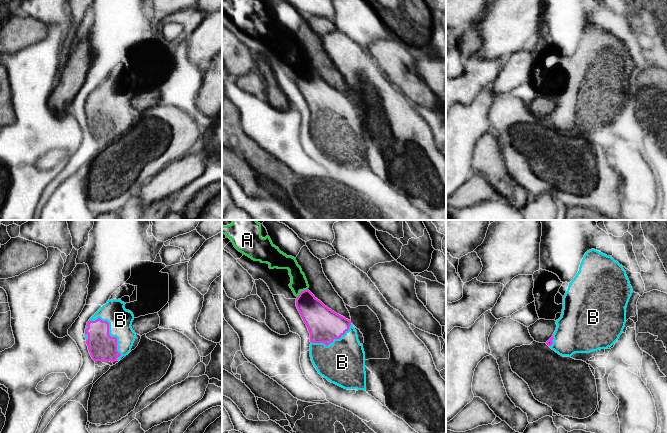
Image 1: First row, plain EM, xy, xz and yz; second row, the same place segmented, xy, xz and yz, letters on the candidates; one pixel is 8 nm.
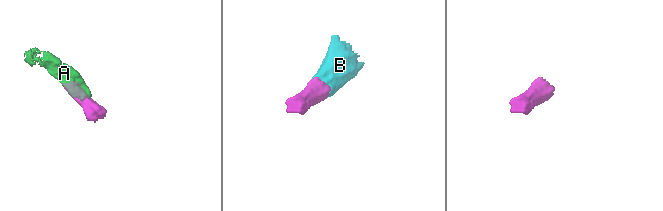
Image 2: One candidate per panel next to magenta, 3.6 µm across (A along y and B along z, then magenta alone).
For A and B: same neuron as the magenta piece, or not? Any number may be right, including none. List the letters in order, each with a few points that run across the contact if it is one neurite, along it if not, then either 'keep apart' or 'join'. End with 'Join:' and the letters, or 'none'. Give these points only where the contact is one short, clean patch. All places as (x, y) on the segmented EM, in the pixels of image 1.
A: line xz (307, 289), (301, 291); keep apart
B: line xy (102, 347), (108, 339), (108, 334), (120, 320); join
Join: B

